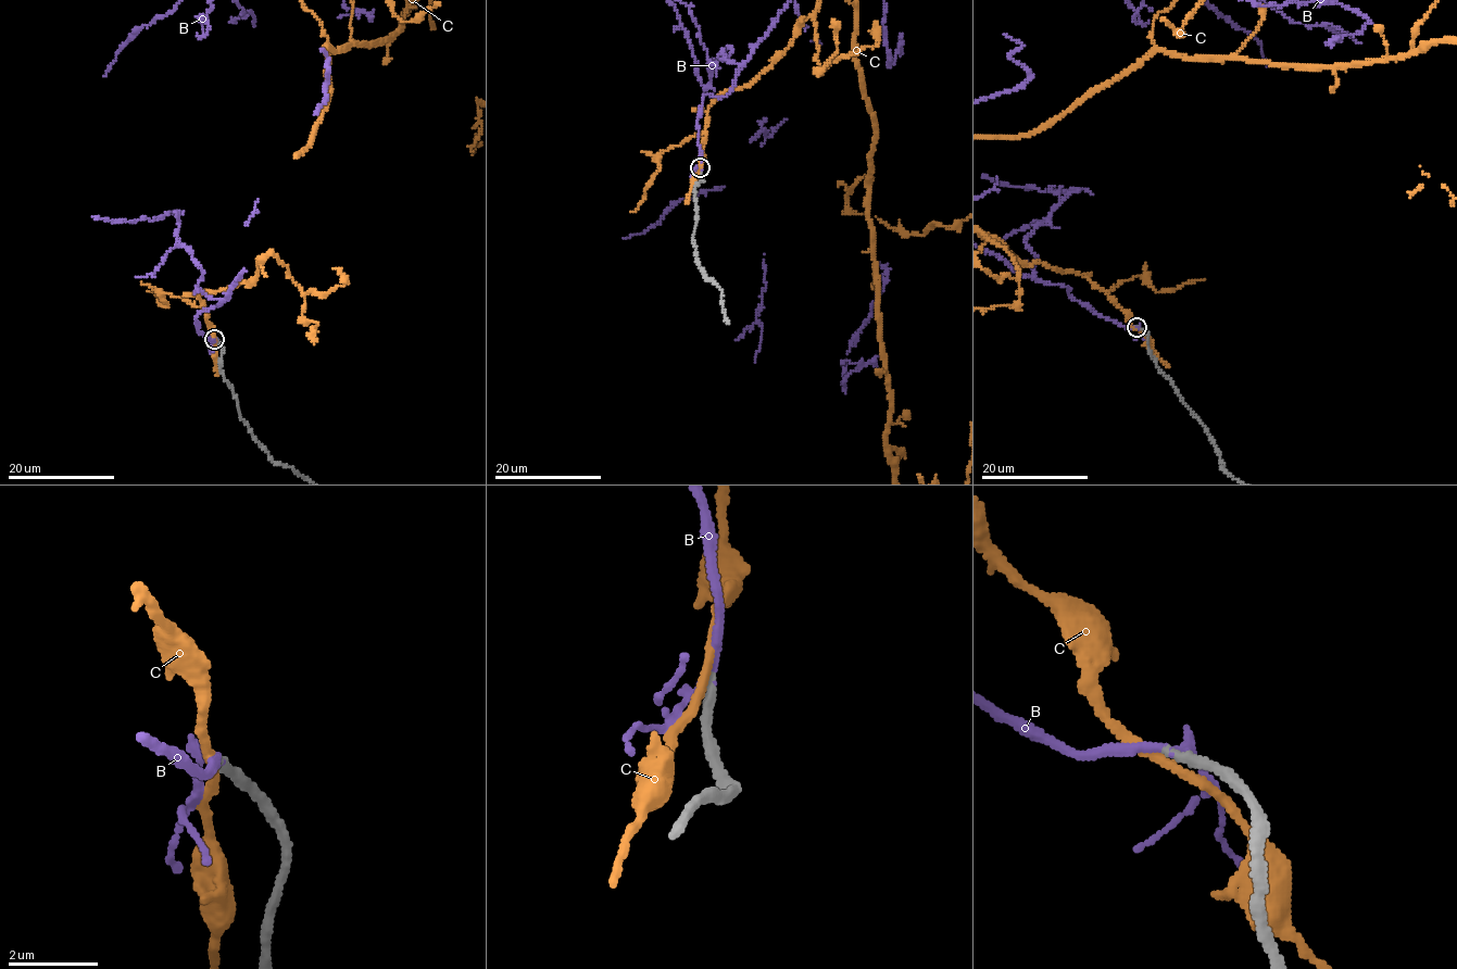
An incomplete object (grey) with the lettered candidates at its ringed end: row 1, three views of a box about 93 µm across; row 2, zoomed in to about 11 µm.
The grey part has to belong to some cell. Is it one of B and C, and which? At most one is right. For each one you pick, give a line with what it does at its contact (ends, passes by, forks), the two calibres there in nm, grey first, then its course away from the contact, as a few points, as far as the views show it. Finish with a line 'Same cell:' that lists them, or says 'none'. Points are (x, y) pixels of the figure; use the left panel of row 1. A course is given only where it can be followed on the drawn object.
B: It passes by. Thickness 240 nm (grey) against 180 nm
Same cell: B

